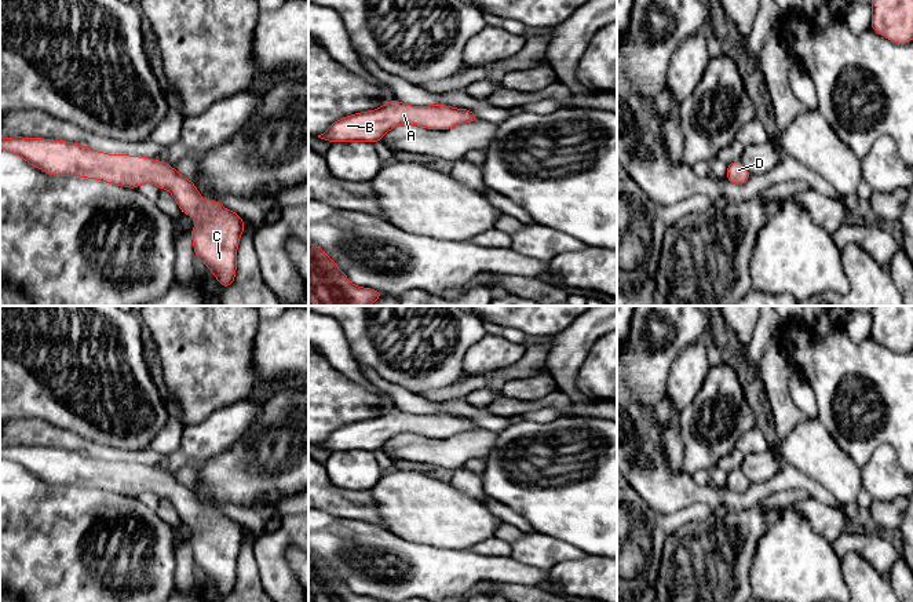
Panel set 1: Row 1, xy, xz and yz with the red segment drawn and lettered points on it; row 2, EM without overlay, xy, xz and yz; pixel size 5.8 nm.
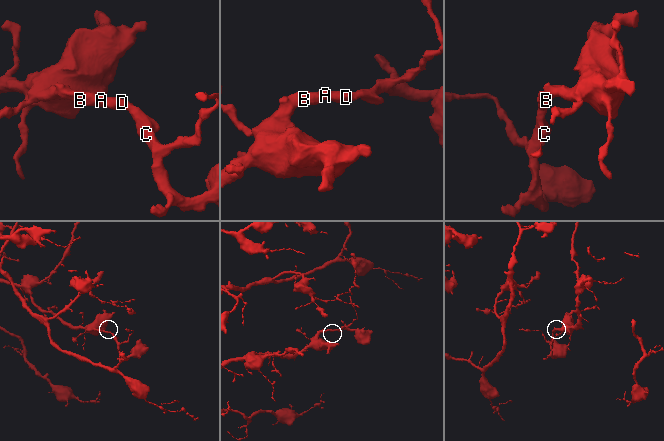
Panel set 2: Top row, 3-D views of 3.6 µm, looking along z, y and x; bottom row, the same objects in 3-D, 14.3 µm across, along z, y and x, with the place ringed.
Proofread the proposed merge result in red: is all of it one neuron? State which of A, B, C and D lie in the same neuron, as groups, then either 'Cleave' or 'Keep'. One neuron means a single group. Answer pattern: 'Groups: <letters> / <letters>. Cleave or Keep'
Groups: A B C D. Keep

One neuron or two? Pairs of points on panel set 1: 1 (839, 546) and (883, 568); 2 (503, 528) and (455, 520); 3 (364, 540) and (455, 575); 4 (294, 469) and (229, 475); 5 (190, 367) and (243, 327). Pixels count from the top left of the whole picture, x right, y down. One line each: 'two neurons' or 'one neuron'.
1: one neuron
2: two neurons
3: one neuron
4: one neuron
5: one neuron

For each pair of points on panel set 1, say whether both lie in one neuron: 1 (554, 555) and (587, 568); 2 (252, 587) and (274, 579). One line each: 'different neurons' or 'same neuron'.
1: different neurons
2: different neurons

